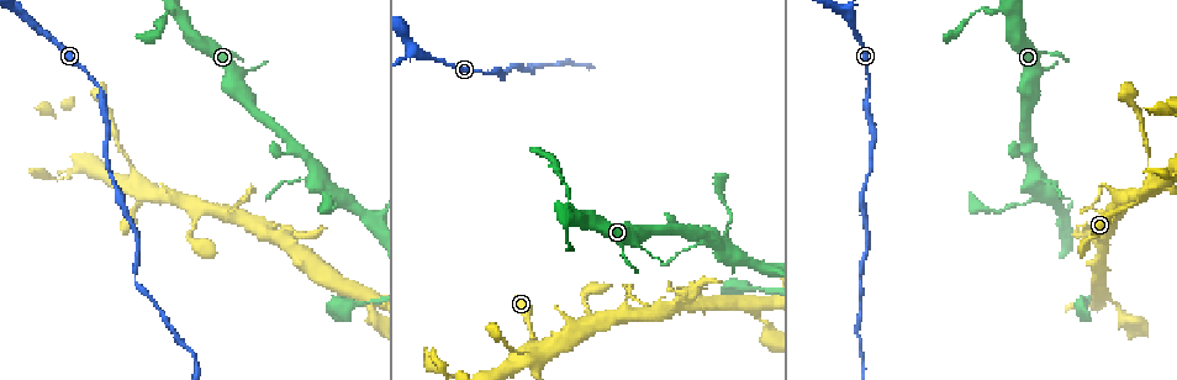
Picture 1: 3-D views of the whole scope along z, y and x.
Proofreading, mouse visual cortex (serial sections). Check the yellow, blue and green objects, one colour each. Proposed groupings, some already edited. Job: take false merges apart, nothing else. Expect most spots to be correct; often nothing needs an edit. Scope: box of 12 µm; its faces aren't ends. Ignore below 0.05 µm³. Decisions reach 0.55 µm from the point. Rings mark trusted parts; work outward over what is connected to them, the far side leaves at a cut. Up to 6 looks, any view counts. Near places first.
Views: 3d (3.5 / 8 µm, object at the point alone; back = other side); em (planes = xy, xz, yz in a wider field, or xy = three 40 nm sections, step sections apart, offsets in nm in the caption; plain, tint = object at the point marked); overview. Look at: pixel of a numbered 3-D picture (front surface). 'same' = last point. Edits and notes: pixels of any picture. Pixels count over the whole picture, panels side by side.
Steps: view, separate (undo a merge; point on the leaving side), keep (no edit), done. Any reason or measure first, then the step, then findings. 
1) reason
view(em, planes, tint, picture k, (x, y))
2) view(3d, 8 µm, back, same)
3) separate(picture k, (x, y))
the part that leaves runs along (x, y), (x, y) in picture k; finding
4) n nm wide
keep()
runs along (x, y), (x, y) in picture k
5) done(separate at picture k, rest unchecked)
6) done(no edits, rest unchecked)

narrows sharply
view(3d, 3.5 µm, back, picture 1, (1148, 194))

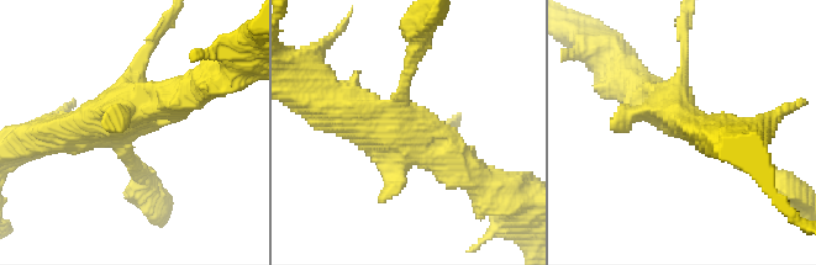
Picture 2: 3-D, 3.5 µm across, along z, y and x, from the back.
view(em, xy, step 3, tint, picture 2, (394, 128))

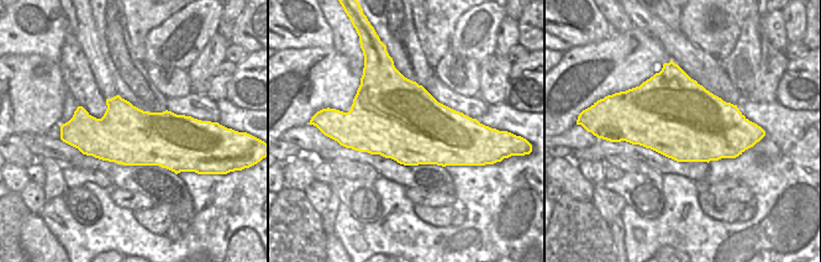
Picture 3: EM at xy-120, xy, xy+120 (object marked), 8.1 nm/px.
view(em, xy, step 2, tint, same)

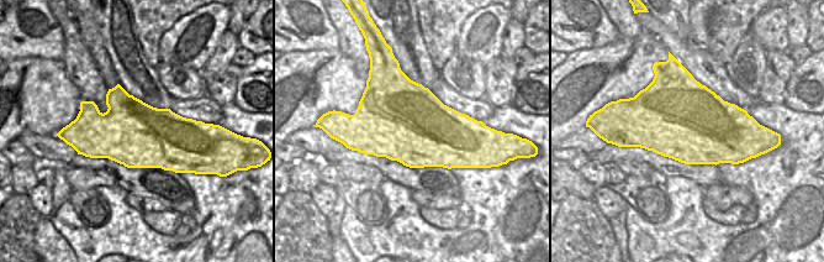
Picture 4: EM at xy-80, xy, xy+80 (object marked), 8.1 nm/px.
keep()
runs along (404, 88), (393, 128), (477, 179) in picture 2; one cell here

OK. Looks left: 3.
calibre changes
view(3d, 3.5 µm, back, picture 1, (318, 183))

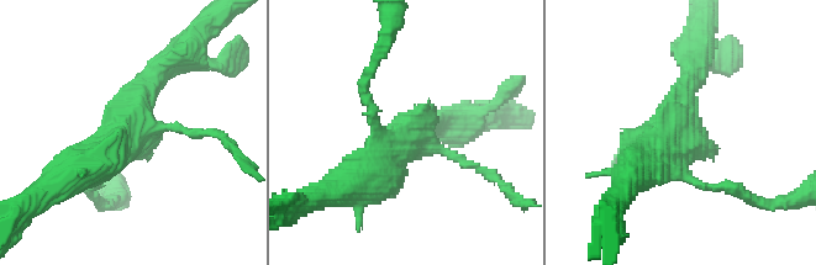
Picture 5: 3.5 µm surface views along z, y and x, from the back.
need the tissue
view(em, planes, tint, picture 5, (670, 138))

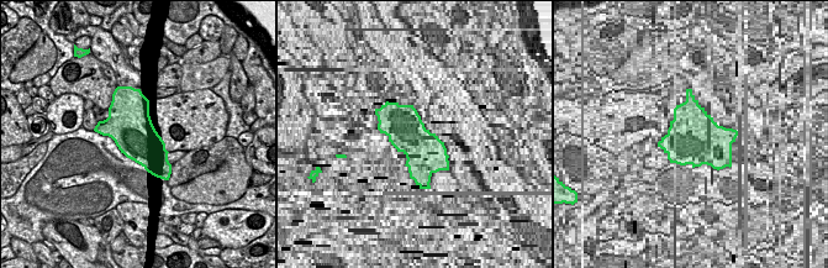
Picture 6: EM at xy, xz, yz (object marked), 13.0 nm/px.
keep()
runs along (158, 72), (129, 136), (68, 174) in picture 5; continuous, no second cell

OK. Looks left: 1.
done(no edits, rest unchecked)

